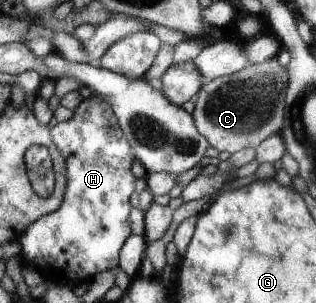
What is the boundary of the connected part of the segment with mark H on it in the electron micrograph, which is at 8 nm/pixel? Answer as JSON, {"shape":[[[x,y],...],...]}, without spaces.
{"shape":[[[91,95],[74,115],[53,127],[53,141],[68,165],[64,203],[49,216],[34,221],[19,237],[20,257],[56,286],[90,283],[96,273],[116,269],[118,253],[130,237],[130,195],[136,190],[132,174],[133,145],[125,136],[113,107]]]}

